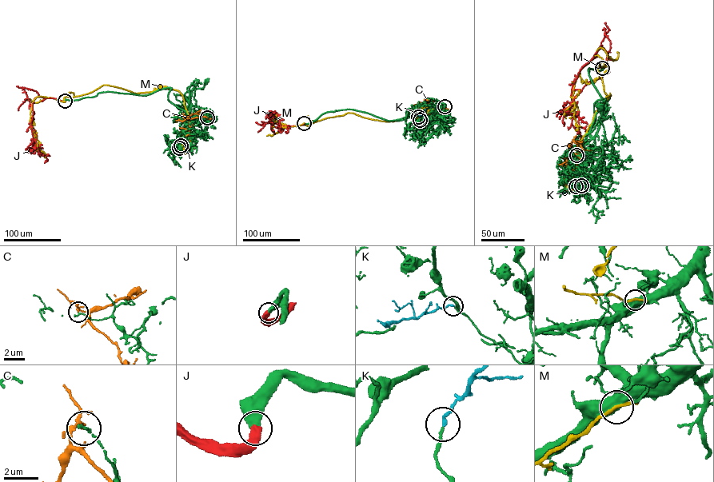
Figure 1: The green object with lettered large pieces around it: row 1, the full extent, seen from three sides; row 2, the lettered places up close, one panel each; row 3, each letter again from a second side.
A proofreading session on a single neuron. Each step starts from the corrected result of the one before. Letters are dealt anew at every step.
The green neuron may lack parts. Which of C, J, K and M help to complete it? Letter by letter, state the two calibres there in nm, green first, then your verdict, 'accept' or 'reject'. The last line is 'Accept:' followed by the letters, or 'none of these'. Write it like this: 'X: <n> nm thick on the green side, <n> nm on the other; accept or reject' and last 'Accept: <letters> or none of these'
C: 150 nm thick on the green side, 160 nm on the other; reject
J: 550 nm thick on the green side, 550 nm on the other; accept
K: 140 nm thick on the green side, 180 nm on the other; accept
M: 550 nm thick on the green side, 280 nm on the other; reject
Accept: J, K

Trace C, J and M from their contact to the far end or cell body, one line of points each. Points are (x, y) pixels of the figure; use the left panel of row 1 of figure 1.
C: (207, 117), (193, 113), (188, 117), (190, 129), (179, 127)
J: (65, 101), (39, 97), (33, 101), (31, 140), (45, 156), (47, 161), (44, 163)
M: (181, 145), (188, 116), (179, 91), (134, 93), (105, 85), (64, 101), (36, 97), (29, 124), (45, 157)

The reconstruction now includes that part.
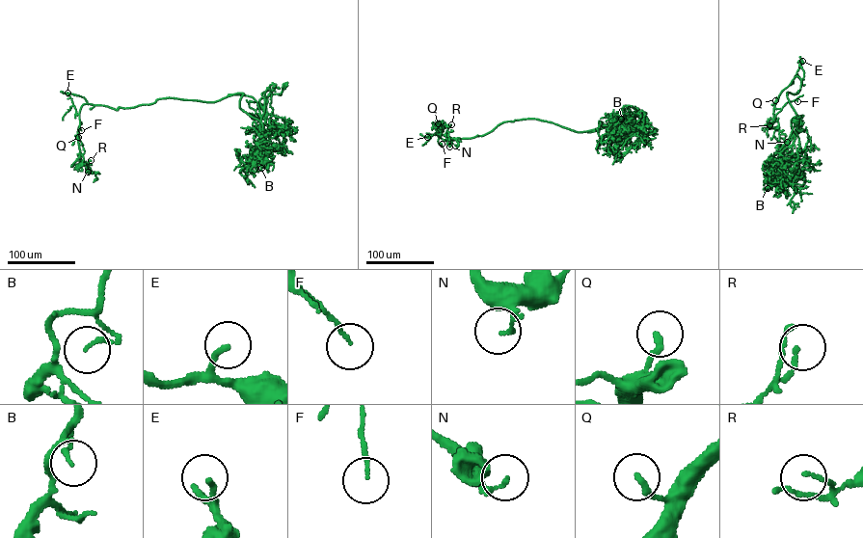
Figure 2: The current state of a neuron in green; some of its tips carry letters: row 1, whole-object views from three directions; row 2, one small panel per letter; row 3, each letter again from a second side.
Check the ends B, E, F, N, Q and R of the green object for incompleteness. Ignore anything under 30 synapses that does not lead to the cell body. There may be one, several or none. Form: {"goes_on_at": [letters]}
{"goes_on_at": []}

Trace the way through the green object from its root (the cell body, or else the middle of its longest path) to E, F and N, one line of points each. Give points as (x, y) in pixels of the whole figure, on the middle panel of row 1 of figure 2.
E: (644, 120), (628, 132), (619, 131), (625, 126), (620, 121), (579, 132), (526, 119), (469, 138), (427, 137)
F: (644, 120), (628, 132), (619, 121), (579, 132), (524, 119), (454, 139), (438, 124), (442, 144)
N: (644, 120), (628, 132), (619, 121), (579, 132), (524, 119), (454, 139), (438, 124), (449, 147)

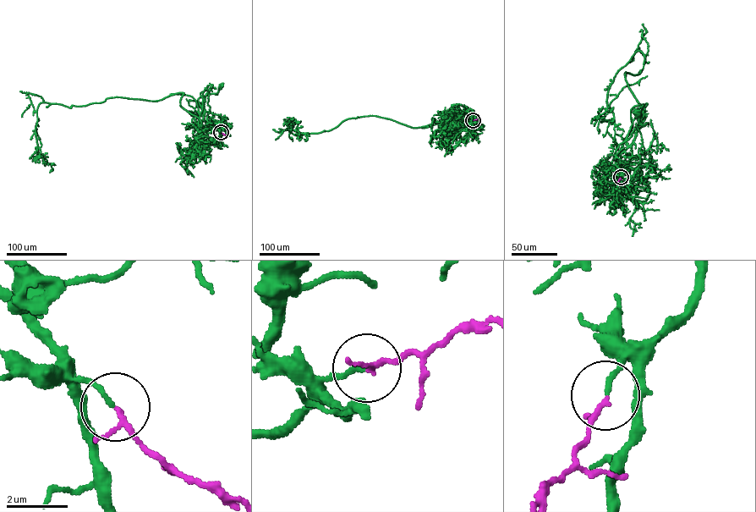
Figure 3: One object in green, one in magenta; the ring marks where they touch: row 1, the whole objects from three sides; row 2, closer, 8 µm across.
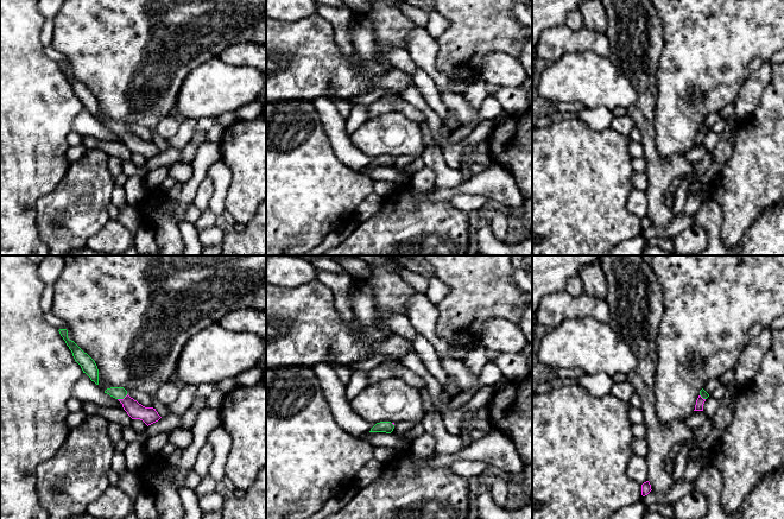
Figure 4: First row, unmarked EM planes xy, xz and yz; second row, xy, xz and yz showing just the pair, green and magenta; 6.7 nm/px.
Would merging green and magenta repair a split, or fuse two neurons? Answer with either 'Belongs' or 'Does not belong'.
Belongs

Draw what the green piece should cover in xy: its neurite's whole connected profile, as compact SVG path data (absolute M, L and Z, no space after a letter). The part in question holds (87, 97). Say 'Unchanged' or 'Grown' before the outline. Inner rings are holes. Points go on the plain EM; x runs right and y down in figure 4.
Unchanged. M59 63L58 65L71 84L75 95L81 100L83 107L86 107L91 115L99 119L99 103L95 95L87 87L84 87L74 75L68 72L67 63Z

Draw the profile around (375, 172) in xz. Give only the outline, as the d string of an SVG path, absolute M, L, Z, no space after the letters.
M366 166L356 171L367 175L373 181L390 181L396 185L405 185L410 183L410 177L402 175L393 167Z

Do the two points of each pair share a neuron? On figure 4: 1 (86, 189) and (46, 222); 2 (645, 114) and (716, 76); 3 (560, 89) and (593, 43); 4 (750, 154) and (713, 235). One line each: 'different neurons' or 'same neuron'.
1: same neuron
2: different neurons
3: different neurons
4: different neurons

